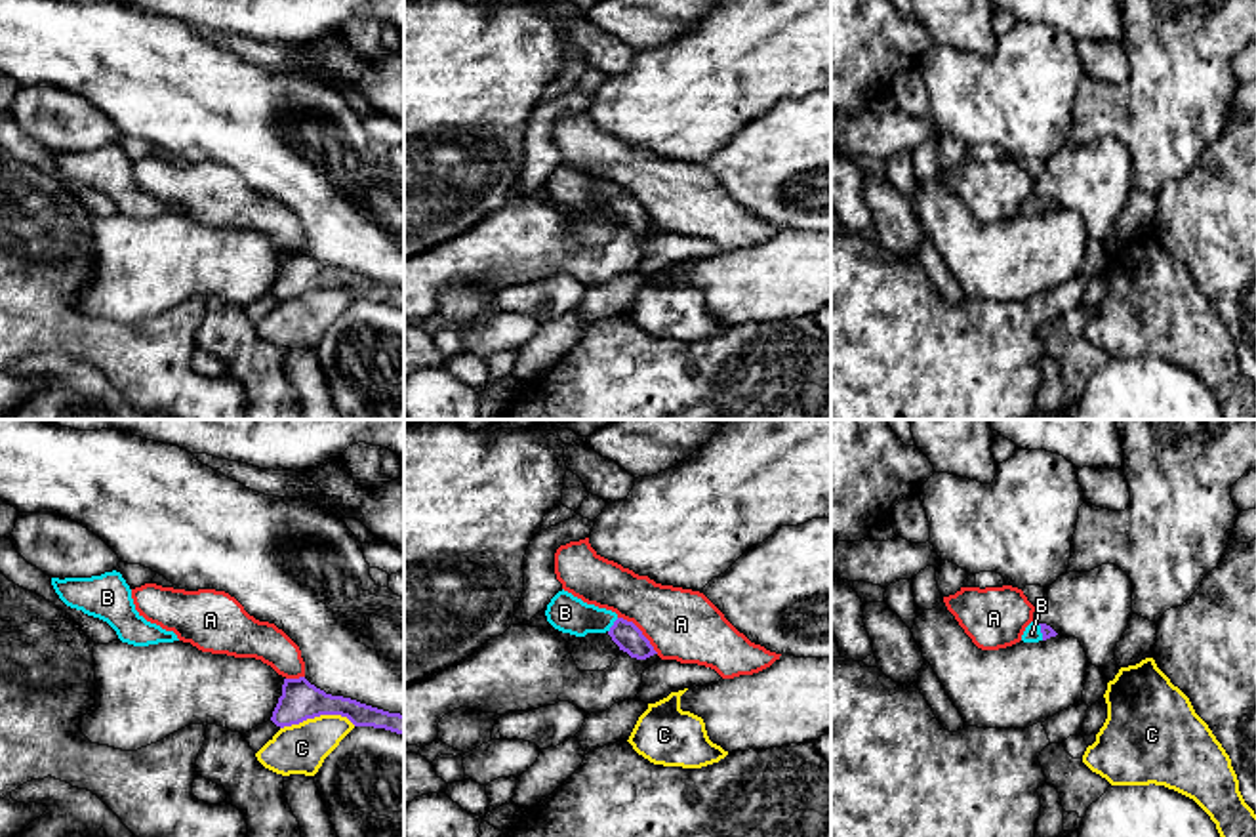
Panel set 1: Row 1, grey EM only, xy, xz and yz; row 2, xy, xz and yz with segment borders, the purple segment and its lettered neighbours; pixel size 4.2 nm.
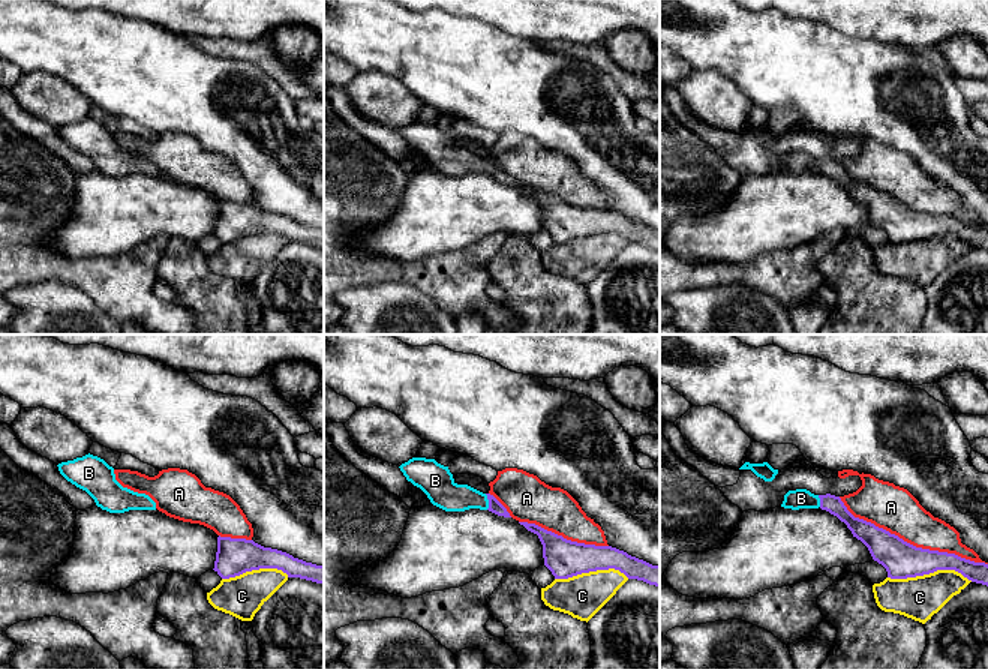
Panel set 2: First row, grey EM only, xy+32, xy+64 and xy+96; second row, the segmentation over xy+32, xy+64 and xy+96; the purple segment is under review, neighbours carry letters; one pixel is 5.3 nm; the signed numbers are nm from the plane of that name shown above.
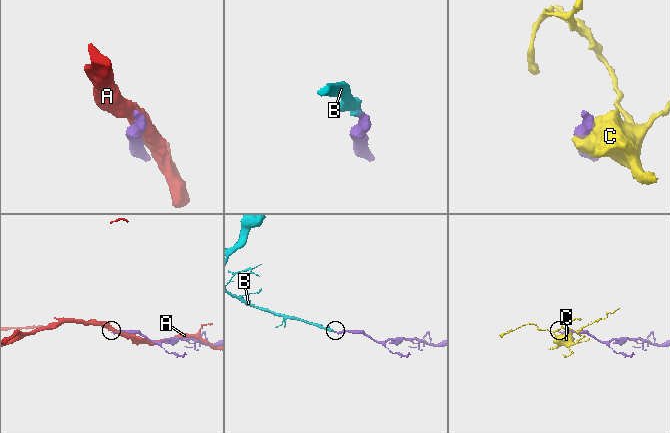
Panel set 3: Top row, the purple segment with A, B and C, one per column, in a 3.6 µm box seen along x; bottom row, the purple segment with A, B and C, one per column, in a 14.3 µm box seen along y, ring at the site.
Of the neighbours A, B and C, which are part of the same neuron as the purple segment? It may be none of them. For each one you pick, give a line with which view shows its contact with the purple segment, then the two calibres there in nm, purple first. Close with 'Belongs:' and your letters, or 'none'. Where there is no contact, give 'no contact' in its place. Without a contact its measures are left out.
B: xz | 120/160 nm
Belongs: B

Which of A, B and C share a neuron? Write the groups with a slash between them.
A / B / C

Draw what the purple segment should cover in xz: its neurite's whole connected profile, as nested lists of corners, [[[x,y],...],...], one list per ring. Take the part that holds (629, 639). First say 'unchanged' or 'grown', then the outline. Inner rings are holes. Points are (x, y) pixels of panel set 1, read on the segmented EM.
grown; [[[564,589],[551,599],[545,616],[555,629],[576,637],[608,633],[619,650],[631,658],[646,660],[658,654],[633,622],[619,618],[612,610],[587,604]]]

